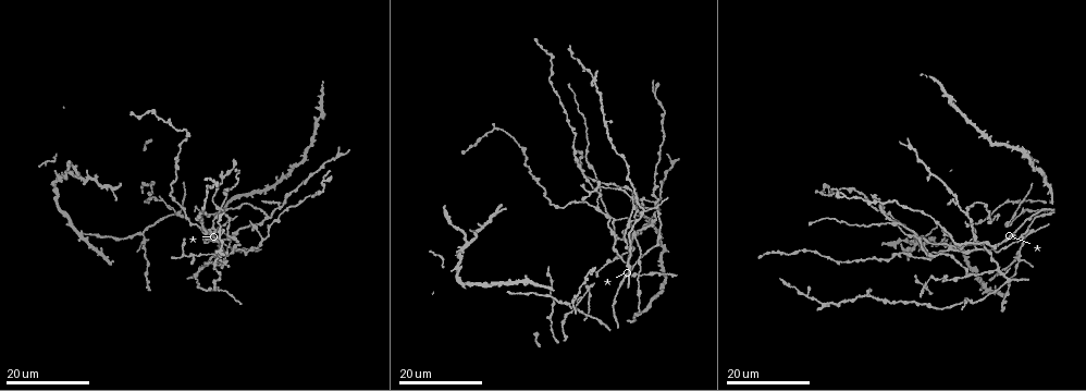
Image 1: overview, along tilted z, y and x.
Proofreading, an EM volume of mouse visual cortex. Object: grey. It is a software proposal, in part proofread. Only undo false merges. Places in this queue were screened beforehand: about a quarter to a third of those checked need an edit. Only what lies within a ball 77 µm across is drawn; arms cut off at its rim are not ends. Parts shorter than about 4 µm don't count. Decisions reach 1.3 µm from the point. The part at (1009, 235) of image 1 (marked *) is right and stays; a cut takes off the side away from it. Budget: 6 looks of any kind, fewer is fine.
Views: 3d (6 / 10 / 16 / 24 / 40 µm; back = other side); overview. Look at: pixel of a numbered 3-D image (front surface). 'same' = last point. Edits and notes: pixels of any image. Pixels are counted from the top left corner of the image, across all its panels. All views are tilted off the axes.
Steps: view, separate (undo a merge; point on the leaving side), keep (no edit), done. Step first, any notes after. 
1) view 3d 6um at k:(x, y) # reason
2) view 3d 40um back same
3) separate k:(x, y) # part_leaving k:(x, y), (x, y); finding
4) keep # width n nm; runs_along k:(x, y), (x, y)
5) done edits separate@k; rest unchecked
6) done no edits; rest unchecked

view 3d 16um at 1:(570, 313) # calibre changes

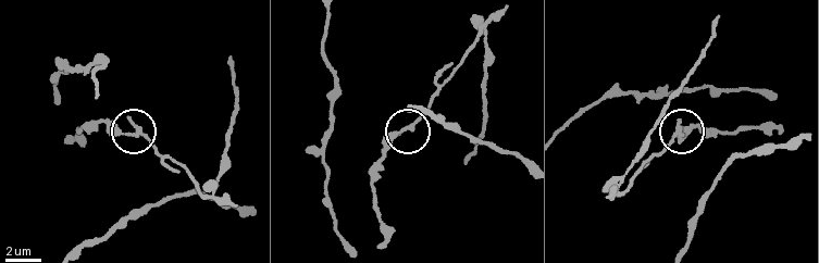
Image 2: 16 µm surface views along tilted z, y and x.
view 3d 6um at 2:(139, 134)

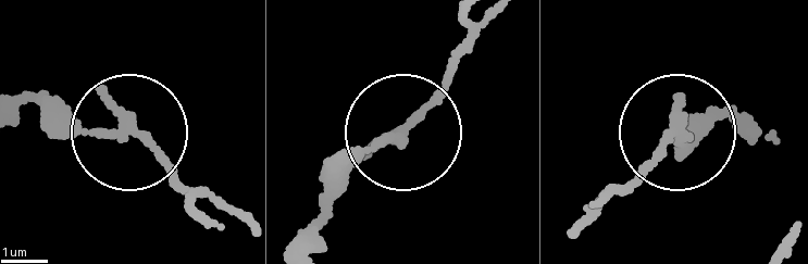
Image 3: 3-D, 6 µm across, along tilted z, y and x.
separate 3:(168, 163) # part_leaving 3:(127, 135), (238, 220); two cells meet here

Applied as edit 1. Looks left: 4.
view 3d 16um at 1:(282, 206) # a fork

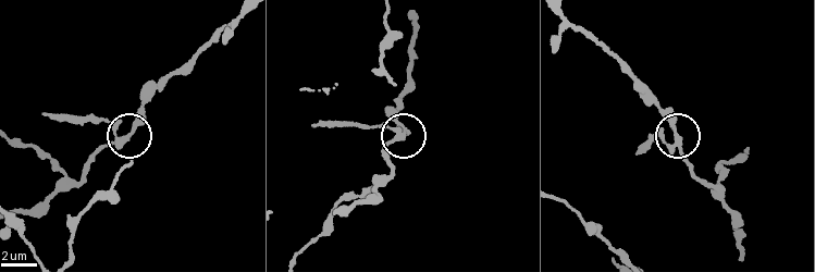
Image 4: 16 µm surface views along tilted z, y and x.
view 3d 6um at 4:(120, 142)

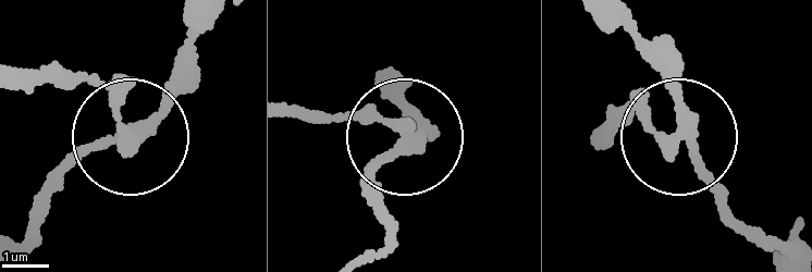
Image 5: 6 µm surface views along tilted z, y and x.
separate 5:(96, 84) # part_leaving 5:(126, 132), (102, 87), (16, 72); a second cell is stuck on

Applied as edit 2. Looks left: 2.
done edits separate@3, separate@5; rest unchecked

